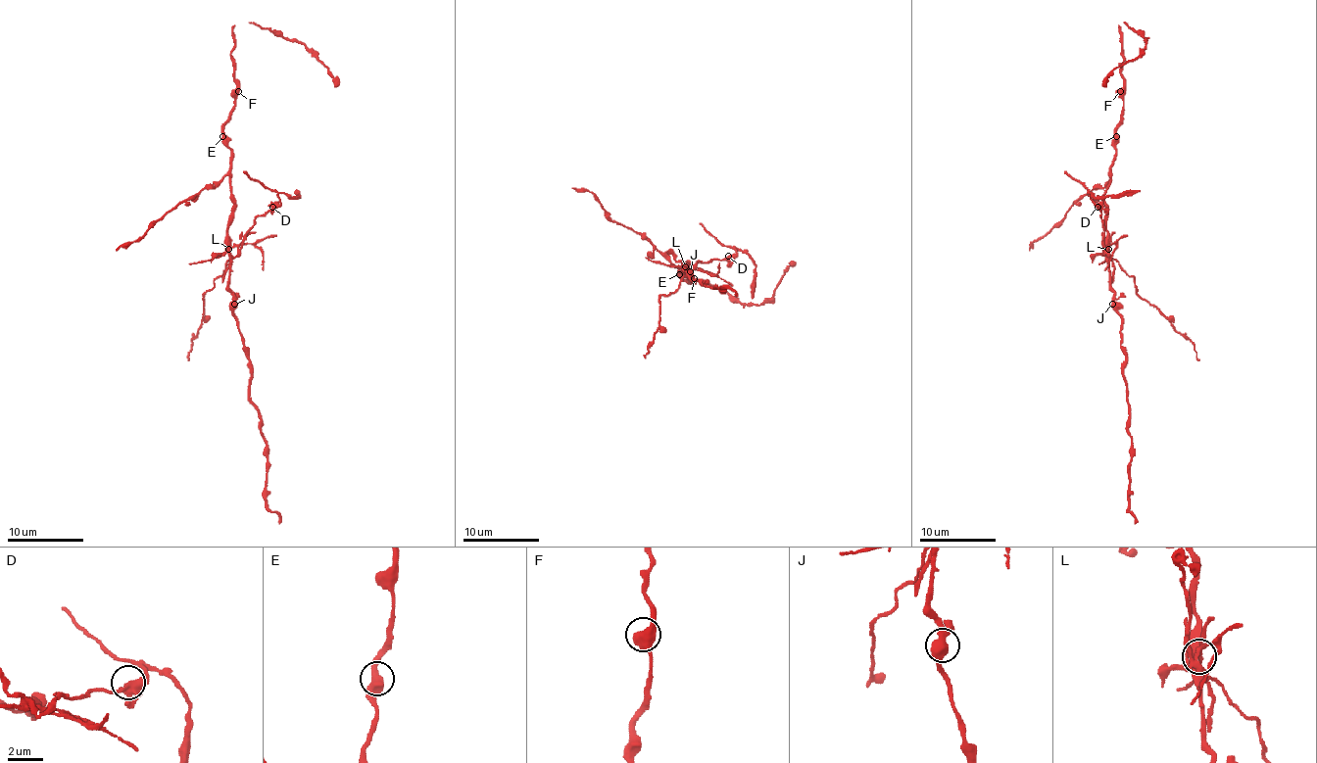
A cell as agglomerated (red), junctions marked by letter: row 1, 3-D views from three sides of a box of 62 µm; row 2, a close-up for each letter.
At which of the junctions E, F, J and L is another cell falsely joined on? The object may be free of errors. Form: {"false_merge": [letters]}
{"false_merge": ["L"]}

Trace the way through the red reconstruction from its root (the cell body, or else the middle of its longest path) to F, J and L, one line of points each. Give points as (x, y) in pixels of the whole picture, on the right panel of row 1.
F: (1104, 203), (1104, 190), (1110, 180), (1110, 165), (1116, 152), (1116, 125), (1124, 108), (1124, 95), (1120, 91)
J: (1104, 203), (1108, 281), (1114, 294), (1112, 304)
L: (1104, 203), (1108, 249)

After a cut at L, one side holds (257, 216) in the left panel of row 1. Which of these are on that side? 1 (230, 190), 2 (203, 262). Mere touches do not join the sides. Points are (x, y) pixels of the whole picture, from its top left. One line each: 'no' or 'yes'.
1: no
2: yes

